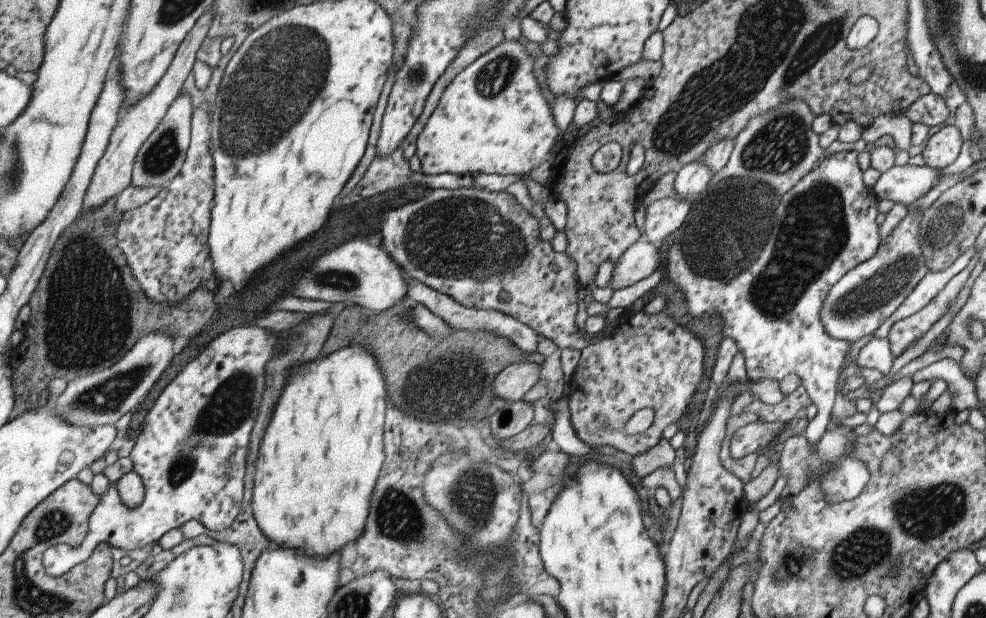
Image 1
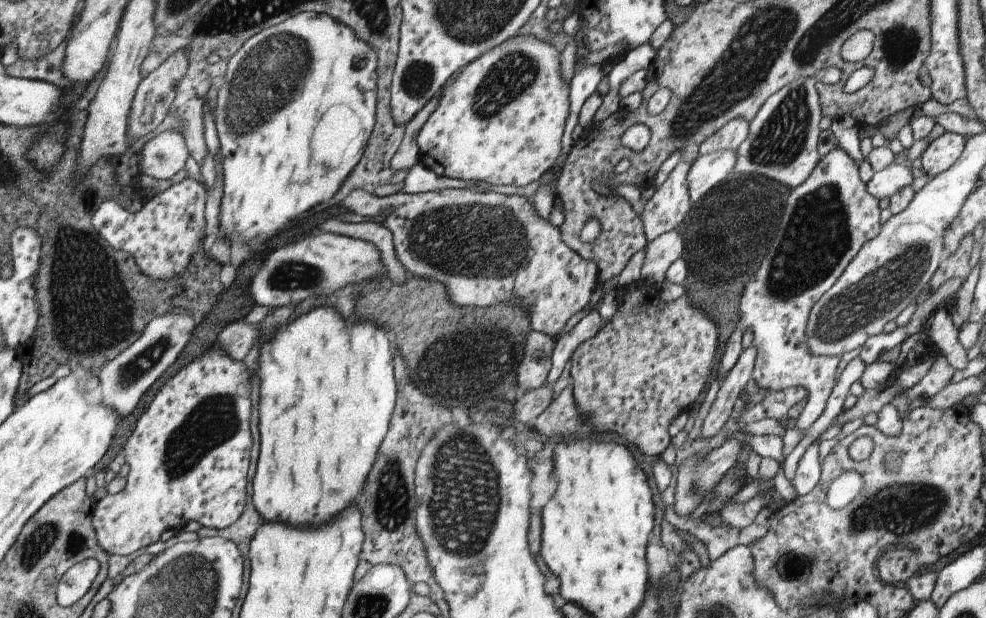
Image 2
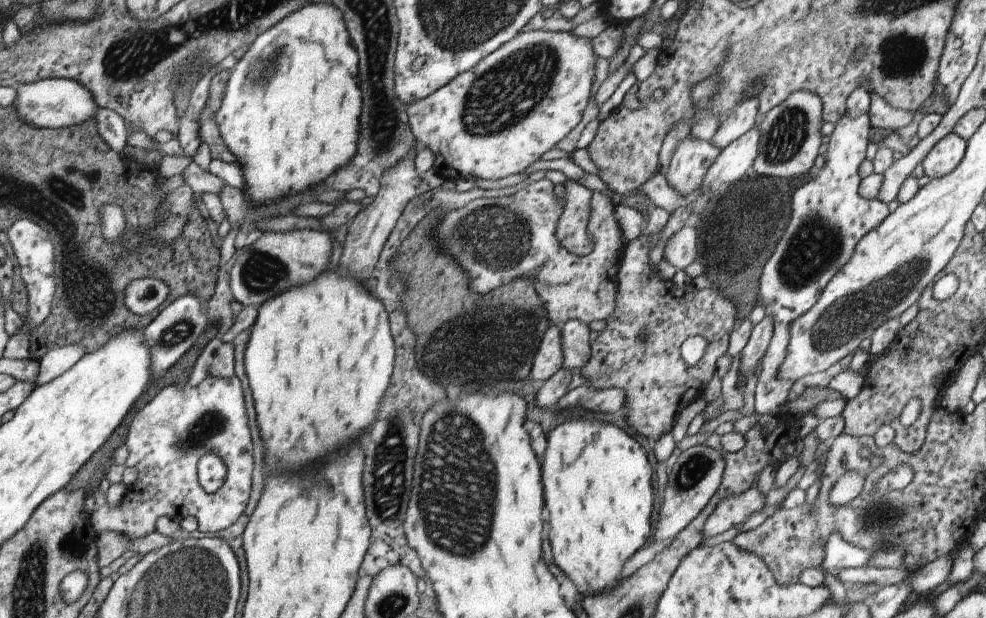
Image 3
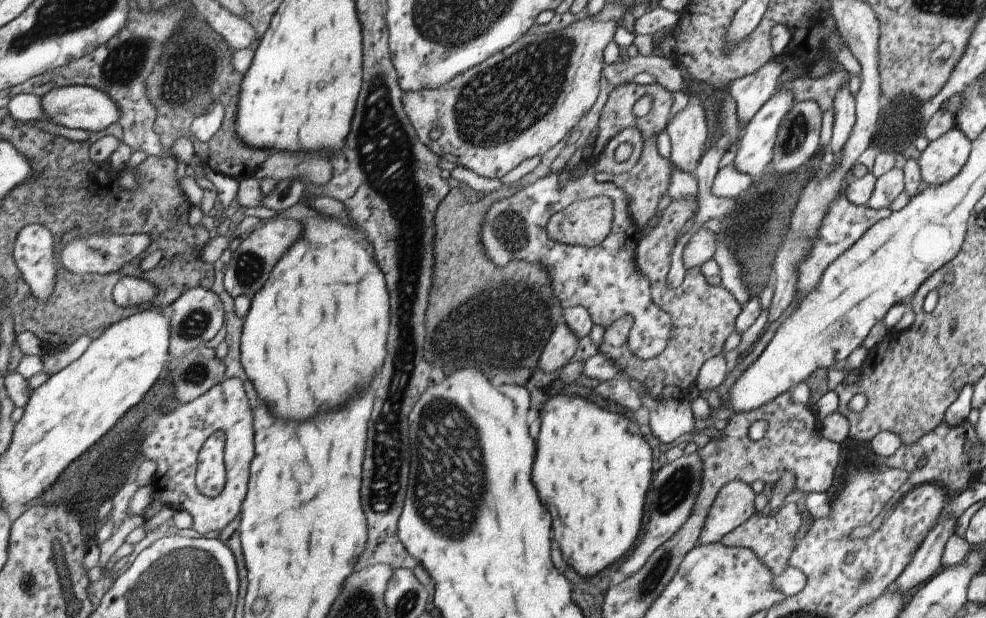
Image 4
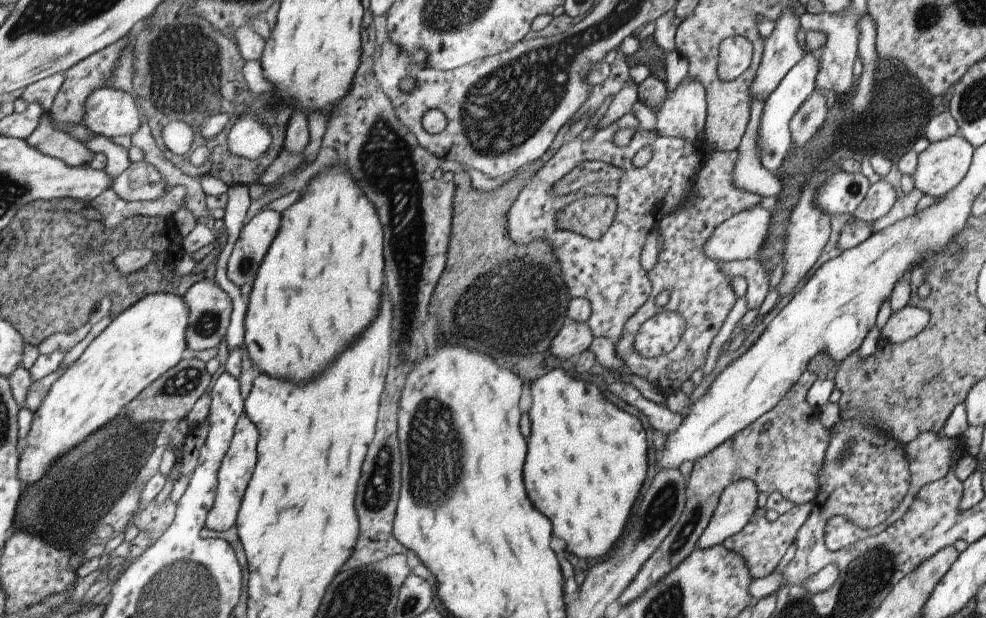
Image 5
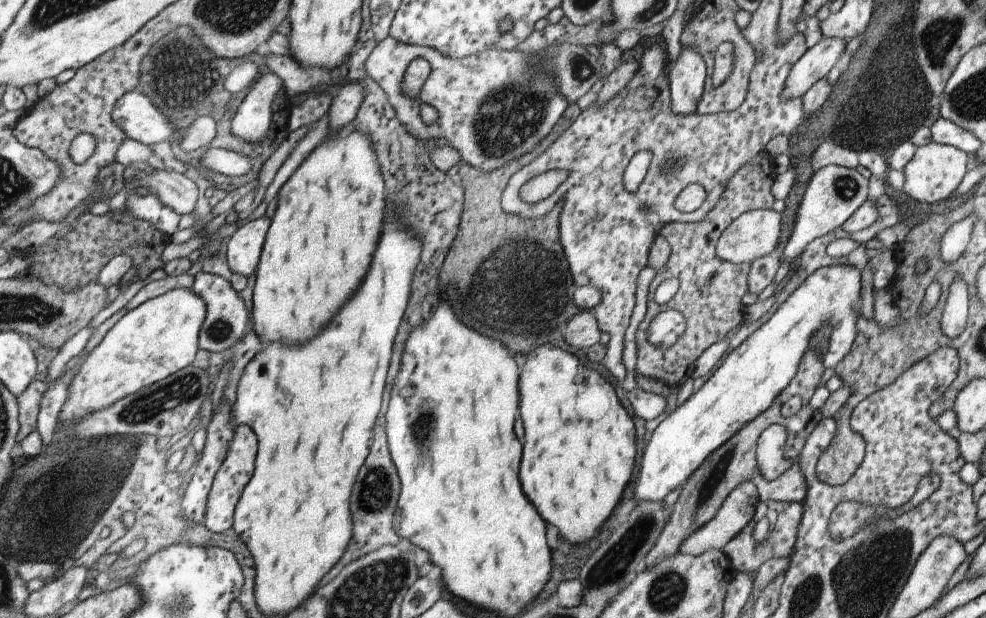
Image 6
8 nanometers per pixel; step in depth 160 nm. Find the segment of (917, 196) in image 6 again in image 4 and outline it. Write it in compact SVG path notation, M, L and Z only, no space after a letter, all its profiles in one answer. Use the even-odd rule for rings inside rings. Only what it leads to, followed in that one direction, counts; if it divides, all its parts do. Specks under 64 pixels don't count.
M956 126L951 127L920 152L916 162L920 179L929 185L946 183L960 171L969 151L970 140Z

